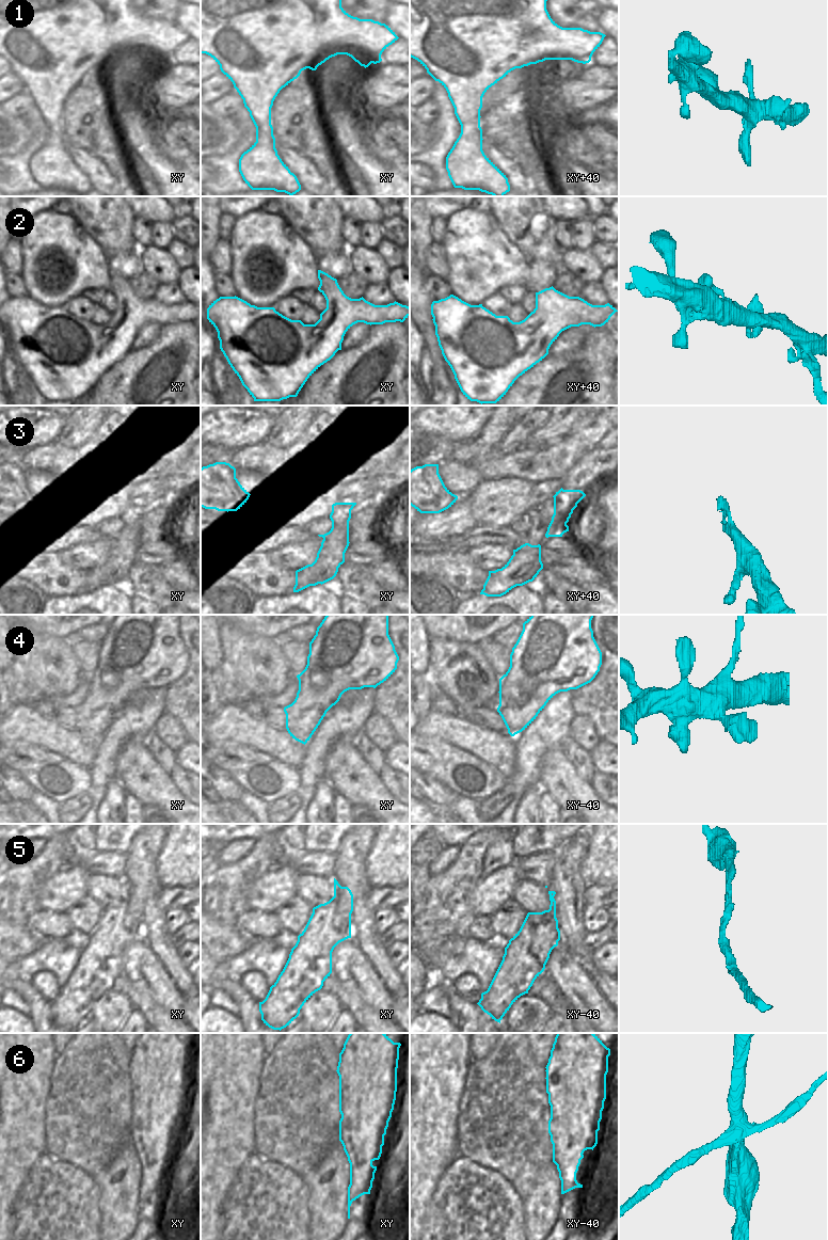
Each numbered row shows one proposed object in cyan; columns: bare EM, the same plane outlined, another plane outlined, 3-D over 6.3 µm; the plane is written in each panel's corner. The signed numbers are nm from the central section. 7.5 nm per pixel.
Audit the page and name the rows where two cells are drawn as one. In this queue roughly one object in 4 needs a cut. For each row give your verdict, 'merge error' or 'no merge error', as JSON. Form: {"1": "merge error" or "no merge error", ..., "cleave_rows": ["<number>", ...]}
{"1": "no merge error", "2": "no merge error", "3": "no merge error", "4": "no merge error", "5": "no merge error", "6": "merge error", "cleave_rows": ["6"]}

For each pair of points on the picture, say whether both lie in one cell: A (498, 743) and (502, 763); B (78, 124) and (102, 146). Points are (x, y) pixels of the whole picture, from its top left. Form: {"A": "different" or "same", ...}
{"A": "same", "B": "same"}

